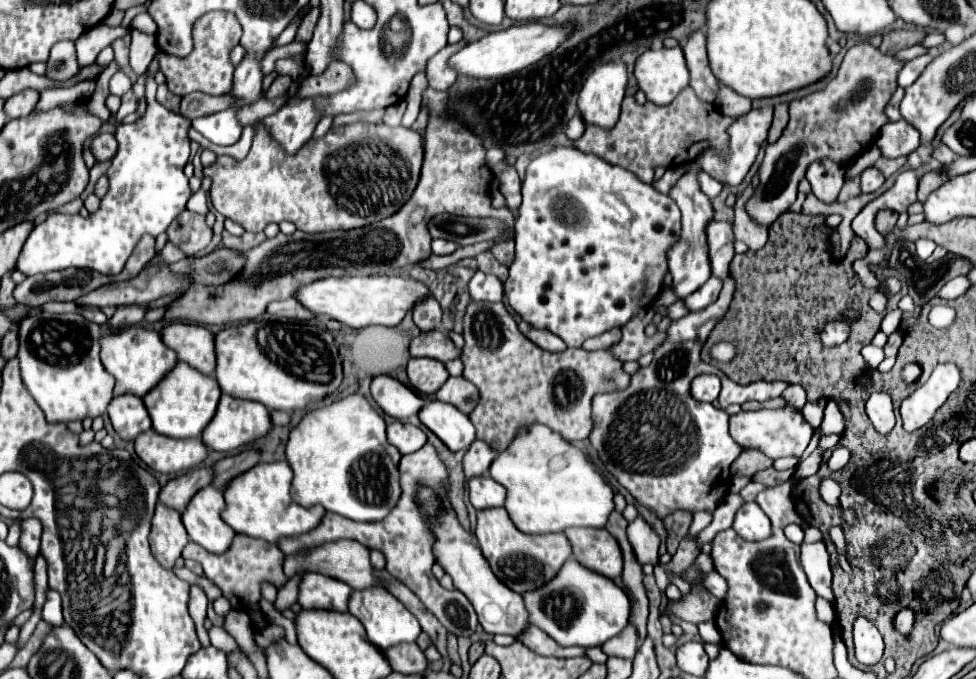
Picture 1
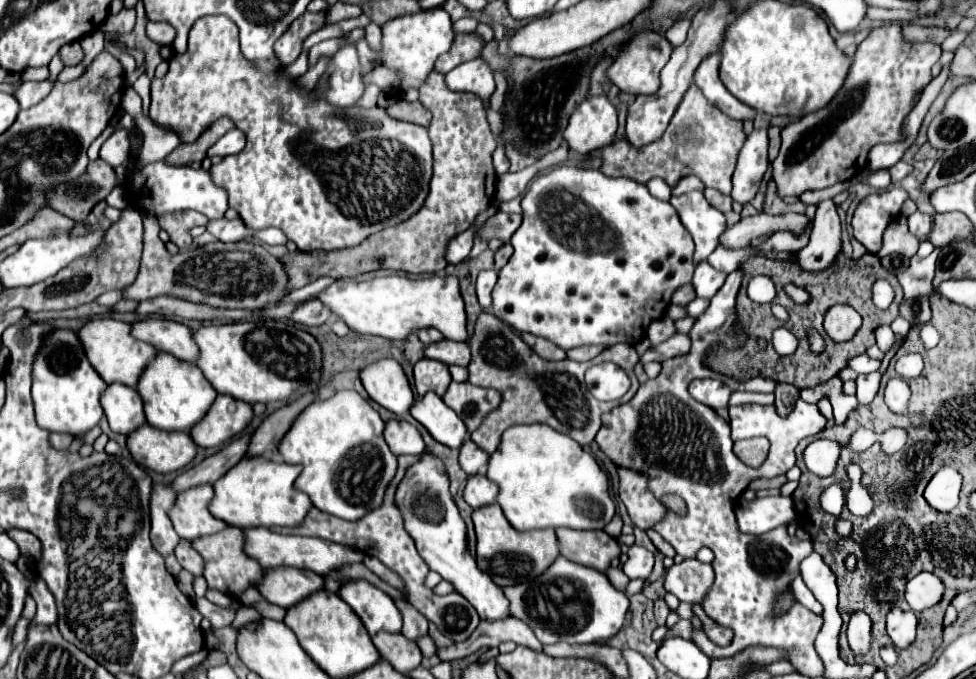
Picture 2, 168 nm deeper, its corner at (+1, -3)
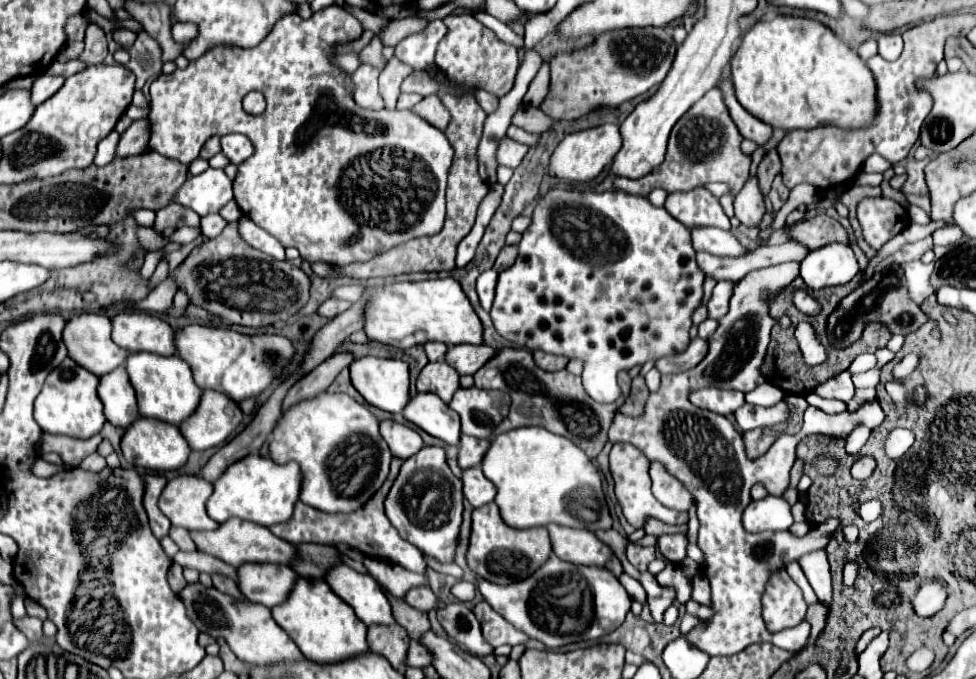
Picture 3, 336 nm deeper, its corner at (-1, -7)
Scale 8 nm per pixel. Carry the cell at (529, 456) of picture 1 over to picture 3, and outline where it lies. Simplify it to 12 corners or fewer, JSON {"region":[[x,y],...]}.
{"region":[[542,427],[494,437],[482,471],[514,529],[610,529],[586,453]]}

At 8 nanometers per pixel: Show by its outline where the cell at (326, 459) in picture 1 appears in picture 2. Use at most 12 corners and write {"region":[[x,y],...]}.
{"region":[[356,391],[316,399],[278,445],[314,507],[358,521],[398,457]]}

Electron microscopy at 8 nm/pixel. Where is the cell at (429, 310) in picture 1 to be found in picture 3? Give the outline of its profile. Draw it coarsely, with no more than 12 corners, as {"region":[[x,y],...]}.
{"region":[[426,343],[430,361],[442,361],[448,345]]}

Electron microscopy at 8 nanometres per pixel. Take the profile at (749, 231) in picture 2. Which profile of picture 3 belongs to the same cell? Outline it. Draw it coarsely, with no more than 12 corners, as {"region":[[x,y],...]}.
{"region":[[828,215],[796,223],[792,241],[818,249],[850,245],[846,229]]}

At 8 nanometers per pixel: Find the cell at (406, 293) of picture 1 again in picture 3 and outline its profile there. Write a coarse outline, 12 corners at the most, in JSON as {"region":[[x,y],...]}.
{"region":[[452,277],[370,287],[370,341],[482,345]]}

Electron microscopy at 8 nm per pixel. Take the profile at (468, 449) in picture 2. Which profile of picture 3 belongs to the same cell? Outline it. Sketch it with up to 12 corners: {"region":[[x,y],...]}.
{"region":[[462,435],[458,465],[462,469],[480,465],[488,439]]}

